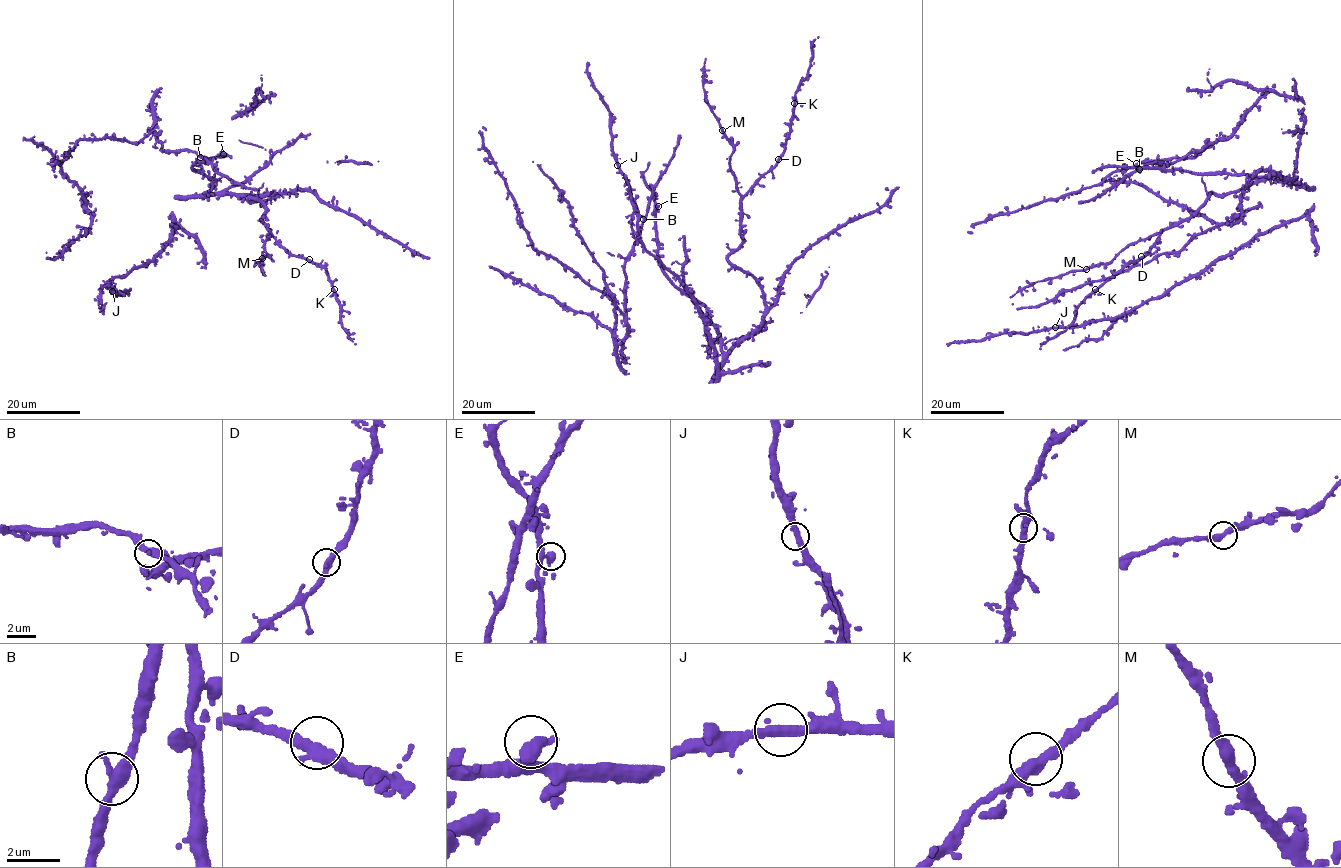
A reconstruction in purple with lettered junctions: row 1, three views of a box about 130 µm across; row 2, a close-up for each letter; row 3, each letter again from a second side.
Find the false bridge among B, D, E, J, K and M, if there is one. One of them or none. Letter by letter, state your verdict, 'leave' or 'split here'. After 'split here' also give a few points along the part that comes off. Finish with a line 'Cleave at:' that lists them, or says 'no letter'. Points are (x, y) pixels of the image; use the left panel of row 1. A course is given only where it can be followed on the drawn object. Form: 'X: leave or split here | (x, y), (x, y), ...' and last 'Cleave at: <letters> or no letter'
B: leave
D: leave
E: leave
J: leave
K: leave
M: leave
Cleave at: no letter

